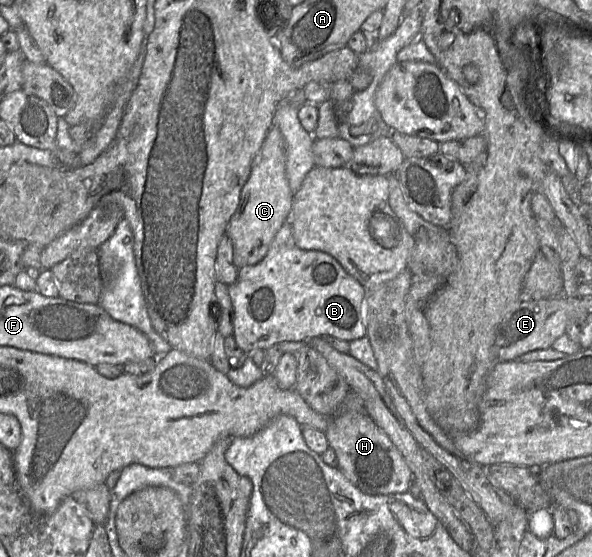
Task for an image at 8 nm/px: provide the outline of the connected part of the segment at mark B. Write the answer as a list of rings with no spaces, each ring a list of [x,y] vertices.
[[[285,222],[275,235],[271,242],[270,248],[266,256],[255,265],[248,265],[242,267],[238,271],[238,279],[228,288],[229,295],[234,309],[234,338],[238,346],[250,353],[255,349],[267,350],[270,347],[284,341],[309,341],[309,339],[321,336],[331,336],[337,339],[353,341],[362,338],[366,335],[365,322],[365,306],[364,296],[365,288],[351,275],[349,275],[341,266],[341,264],[331,255],[316,251],[316,250],[302,250],[298,248],[294,242],[292,228],[289,222]]]

